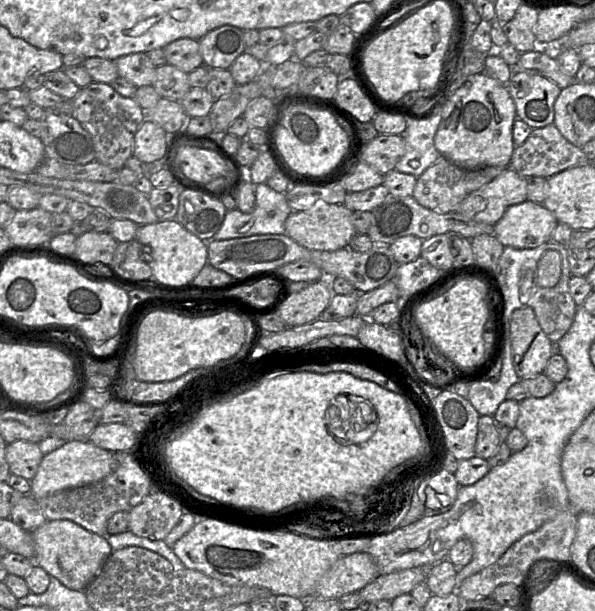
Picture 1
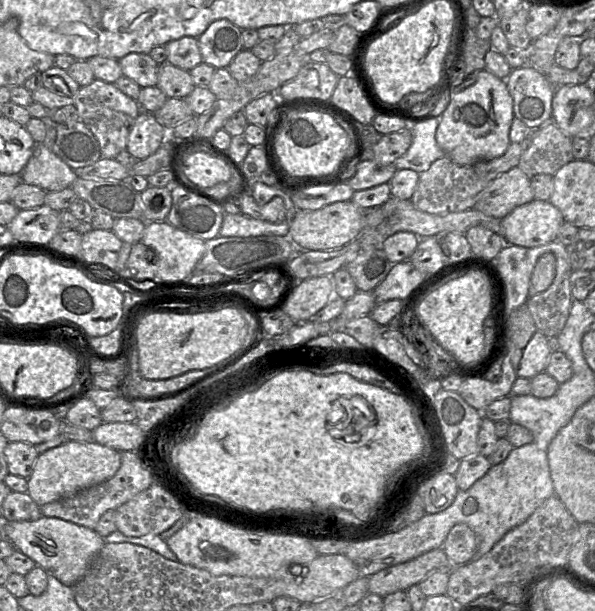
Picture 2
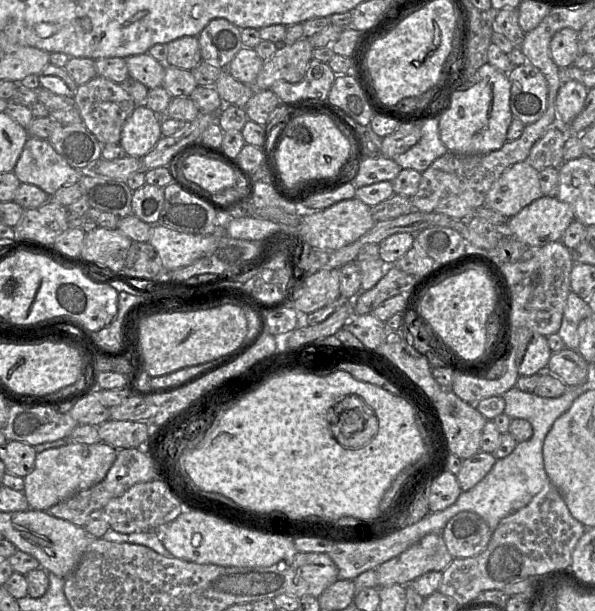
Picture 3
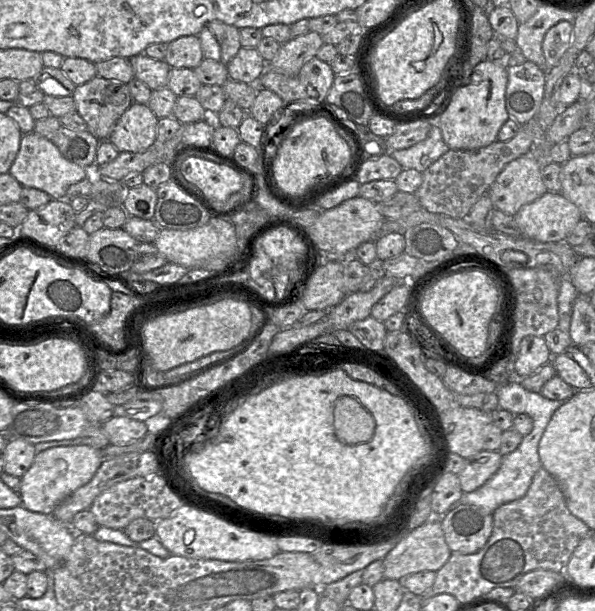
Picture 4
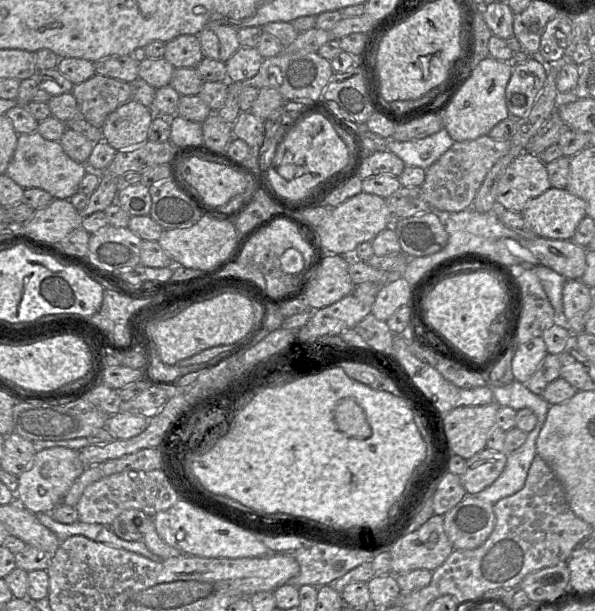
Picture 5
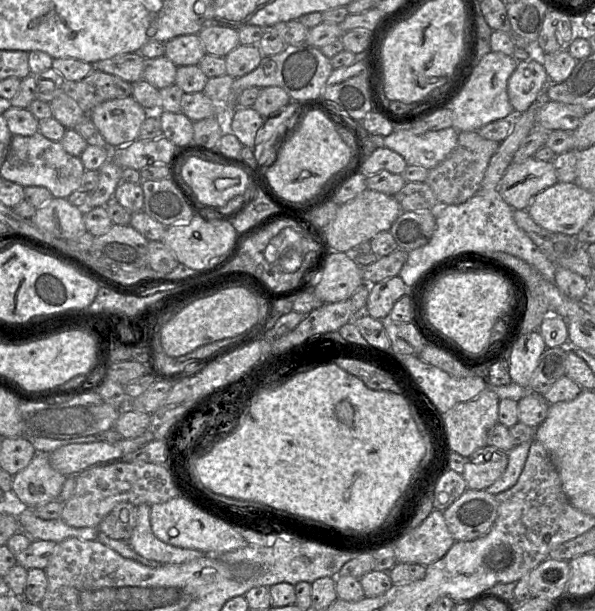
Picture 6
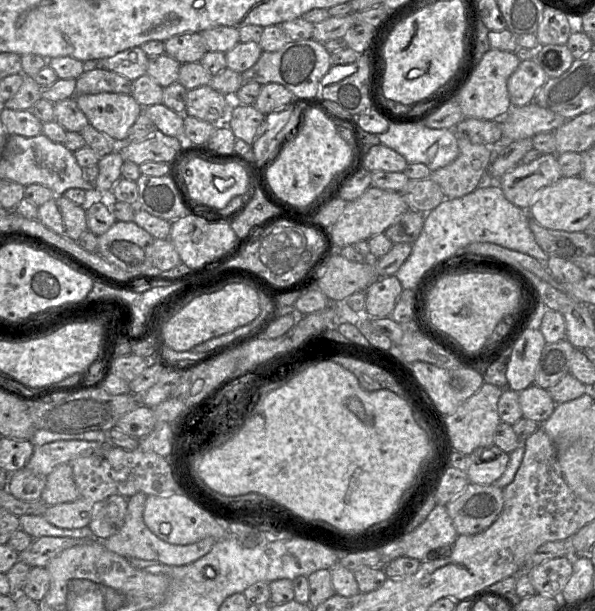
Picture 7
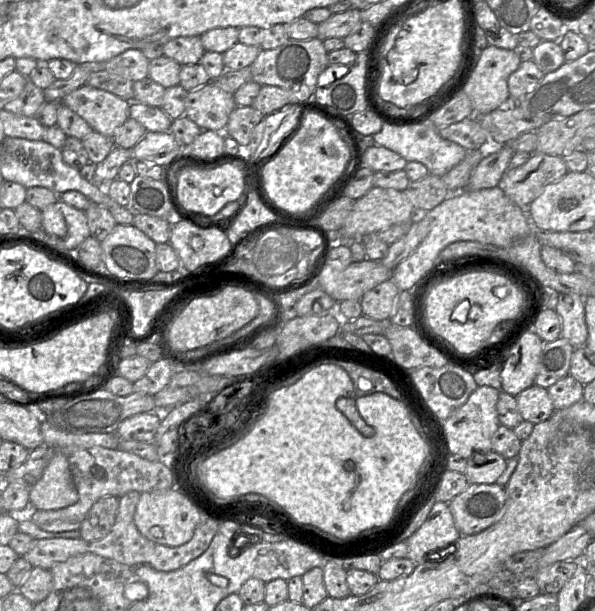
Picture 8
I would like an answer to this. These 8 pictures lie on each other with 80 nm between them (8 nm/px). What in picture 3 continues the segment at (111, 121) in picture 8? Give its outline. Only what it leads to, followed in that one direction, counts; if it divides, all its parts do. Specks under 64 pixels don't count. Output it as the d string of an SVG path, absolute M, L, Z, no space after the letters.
M144 103L136 106L121 131L119 144L126 155L136 158L145 156L162 137L162 117Z

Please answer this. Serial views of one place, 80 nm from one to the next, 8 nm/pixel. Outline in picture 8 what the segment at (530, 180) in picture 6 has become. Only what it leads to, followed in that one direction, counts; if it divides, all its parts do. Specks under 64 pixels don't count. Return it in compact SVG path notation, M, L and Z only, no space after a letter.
M533 153L525 164L508 169L498 186L513 203L526 209L545 186L560 180L567 172L563 157Z

